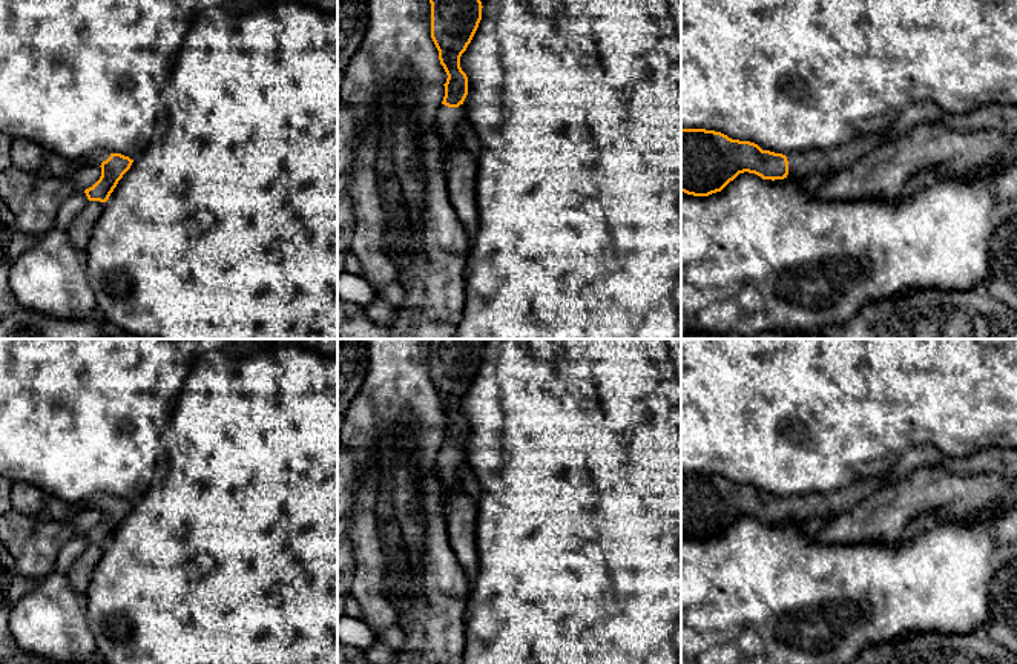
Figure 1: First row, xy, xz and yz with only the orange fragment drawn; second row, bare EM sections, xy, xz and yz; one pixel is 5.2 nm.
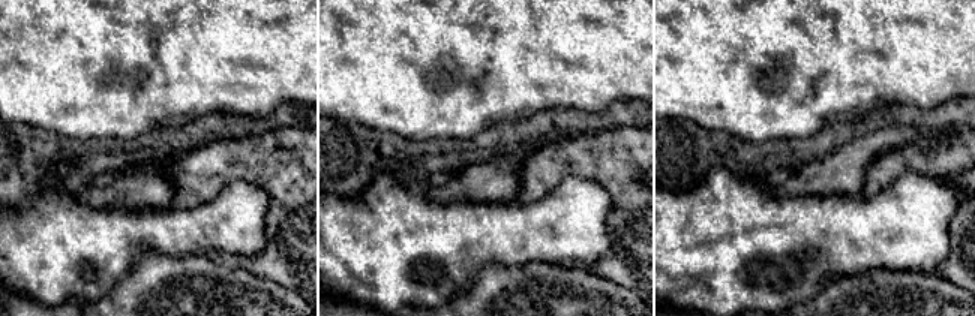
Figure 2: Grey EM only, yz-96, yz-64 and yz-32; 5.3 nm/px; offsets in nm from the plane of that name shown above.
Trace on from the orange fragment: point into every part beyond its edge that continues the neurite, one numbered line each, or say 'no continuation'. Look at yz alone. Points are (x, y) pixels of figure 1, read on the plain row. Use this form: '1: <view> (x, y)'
1: yz (801, 506)

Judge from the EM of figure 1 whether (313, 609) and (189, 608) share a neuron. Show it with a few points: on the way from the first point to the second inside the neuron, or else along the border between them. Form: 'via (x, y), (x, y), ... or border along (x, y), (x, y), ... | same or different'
via (283, 609), (220, 608) | same

